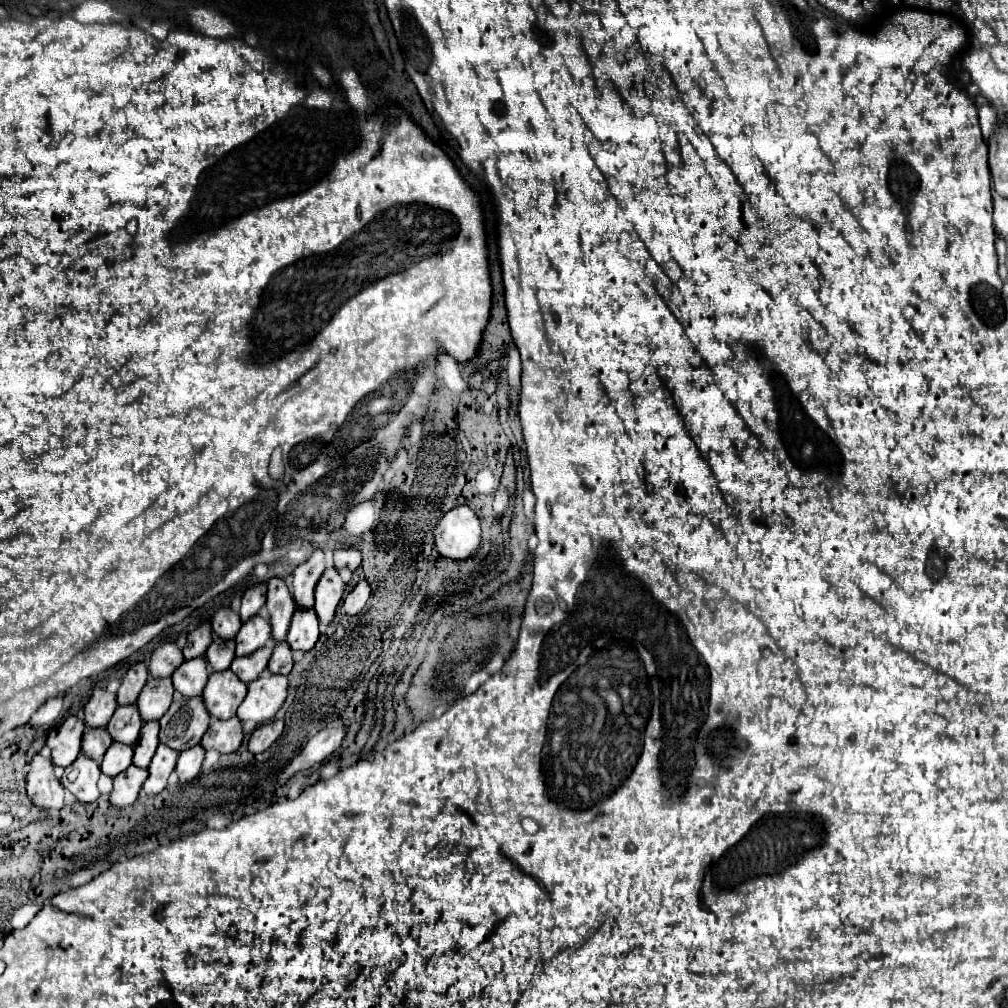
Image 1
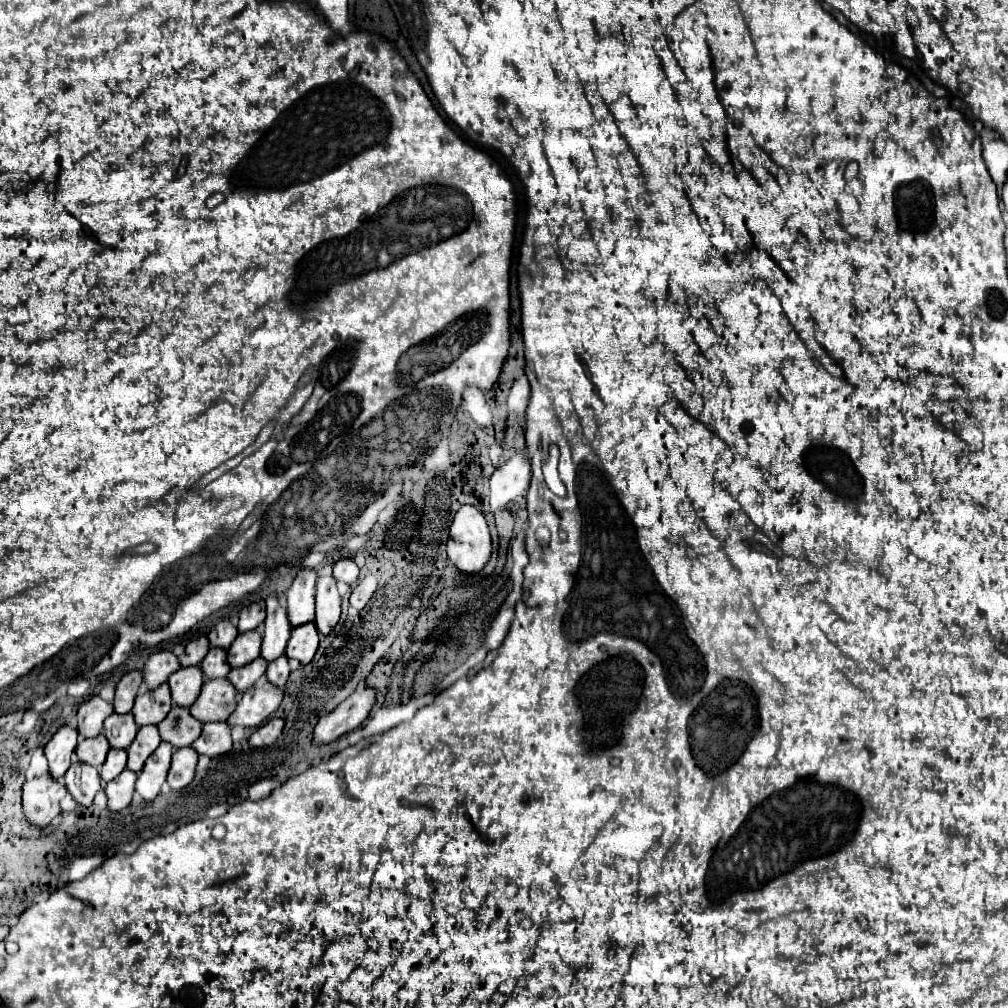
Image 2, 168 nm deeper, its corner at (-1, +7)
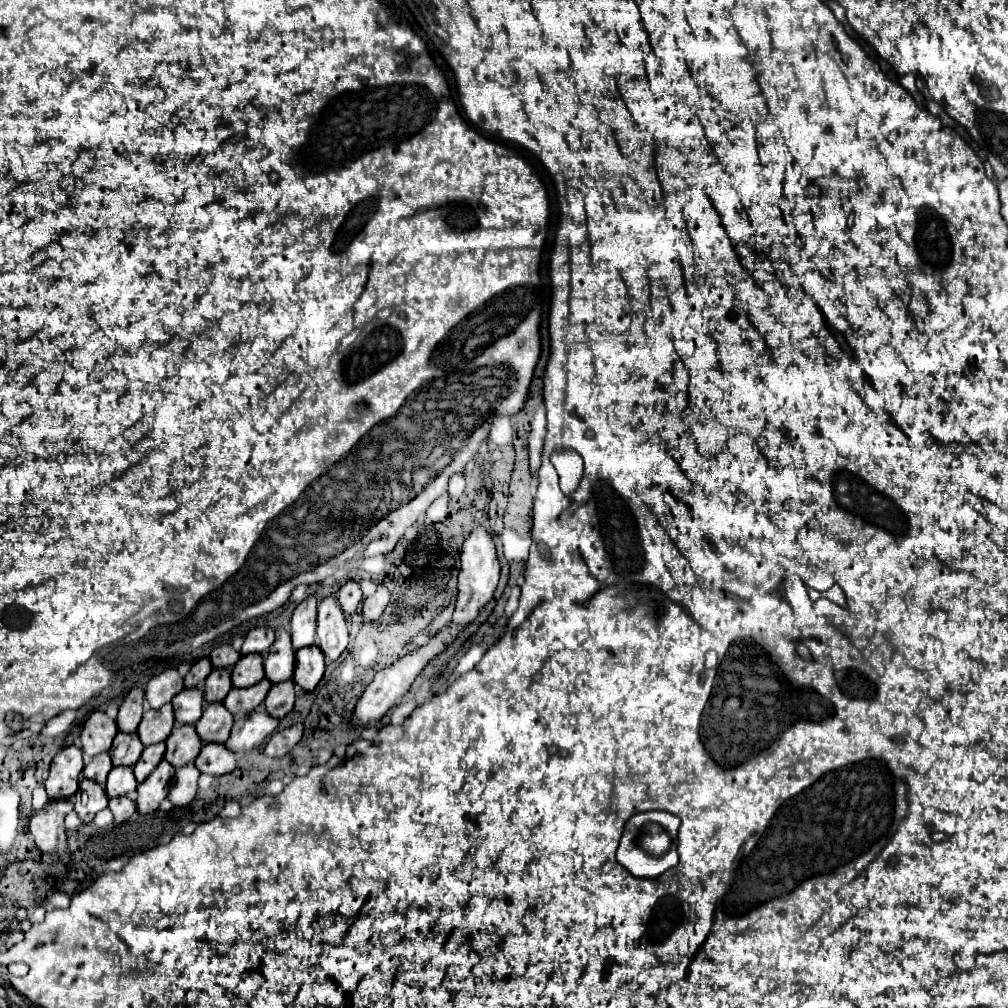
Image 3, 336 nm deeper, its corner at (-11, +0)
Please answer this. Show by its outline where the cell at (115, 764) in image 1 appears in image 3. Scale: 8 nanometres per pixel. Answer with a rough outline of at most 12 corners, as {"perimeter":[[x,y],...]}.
{"perimeter":[[116,766],[108,774],[106,794],[124,796],[138,782],[130,766]]}

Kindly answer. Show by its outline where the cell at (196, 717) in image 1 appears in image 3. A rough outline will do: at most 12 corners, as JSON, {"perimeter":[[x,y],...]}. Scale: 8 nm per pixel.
{"perimeter":[[176,724],[166,760],[180,768],[196,760],[202,740],[194,724]]}

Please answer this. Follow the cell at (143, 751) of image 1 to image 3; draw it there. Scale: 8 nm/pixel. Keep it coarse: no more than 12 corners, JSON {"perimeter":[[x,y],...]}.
{"perimeter":[[164,742],[144,748],[134,764],[134,776],[142,780],[162,762]]}

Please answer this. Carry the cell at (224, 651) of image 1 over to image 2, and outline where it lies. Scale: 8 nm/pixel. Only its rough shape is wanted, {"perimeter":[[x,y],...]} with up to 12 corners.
{"perimeter":[[212,647],[200,669],[206,679],[226,677],[226,651]]}

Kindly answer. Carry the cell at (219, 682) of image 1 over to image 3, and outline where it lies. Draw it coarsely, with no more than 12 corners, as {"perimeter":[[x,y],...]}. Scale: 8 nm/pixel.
{"perimeter":[[222,702],[206,704],[196,722],[202,742],[226,742],[234,716]]}

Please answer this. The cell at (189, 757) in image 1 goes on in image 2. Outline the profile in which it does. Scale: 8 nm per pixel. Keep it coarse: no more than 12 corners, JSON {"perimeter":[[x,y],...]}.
{"perimeter":[[192,747],[174,749],[166,777],[178,791],[194,779],[198,753]]}

